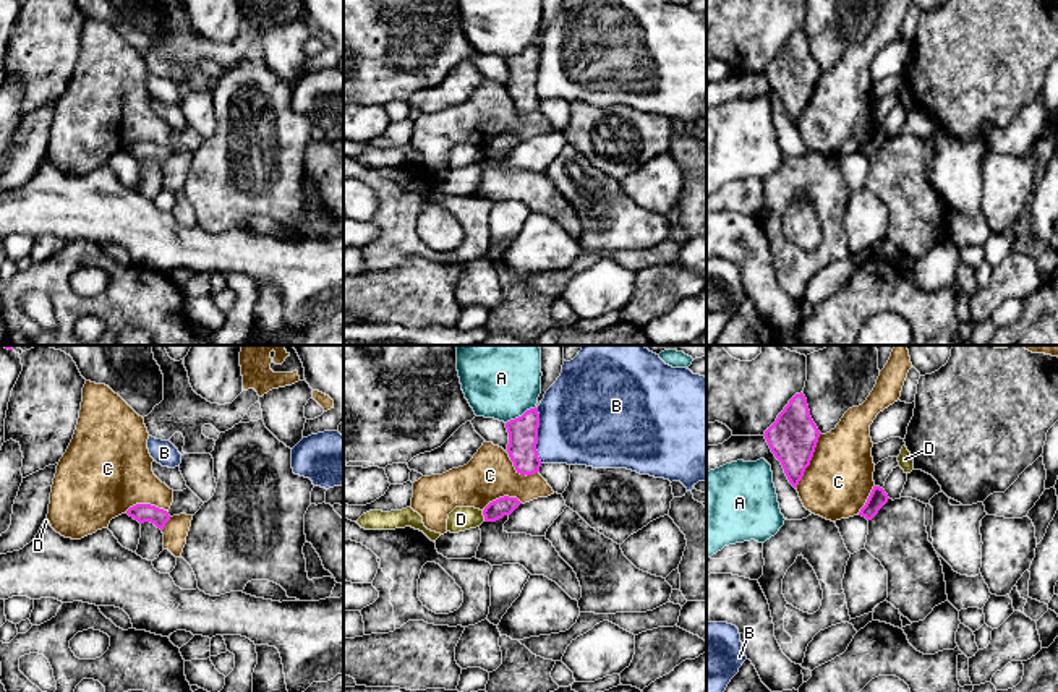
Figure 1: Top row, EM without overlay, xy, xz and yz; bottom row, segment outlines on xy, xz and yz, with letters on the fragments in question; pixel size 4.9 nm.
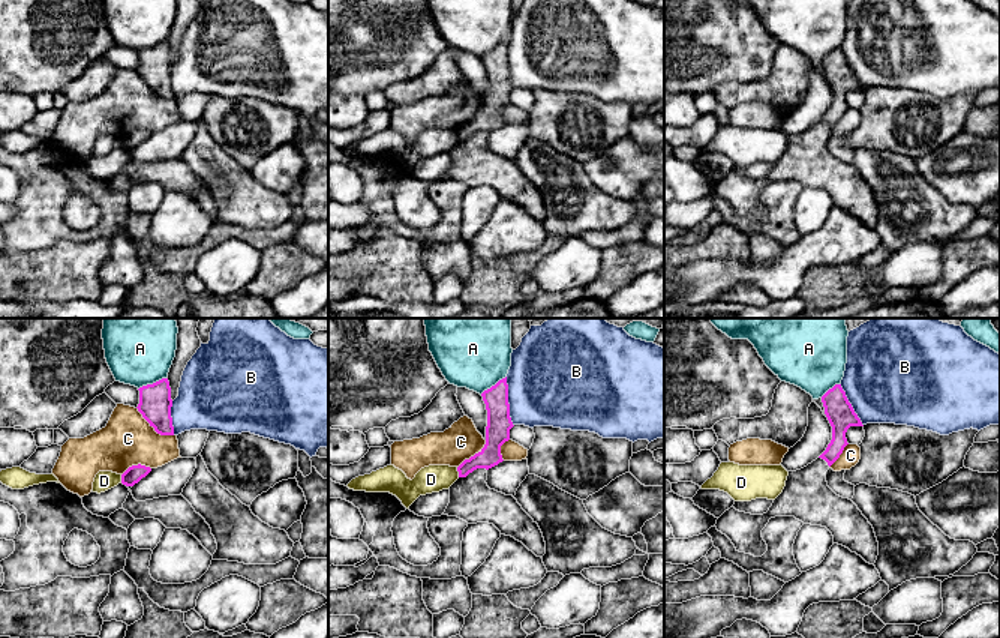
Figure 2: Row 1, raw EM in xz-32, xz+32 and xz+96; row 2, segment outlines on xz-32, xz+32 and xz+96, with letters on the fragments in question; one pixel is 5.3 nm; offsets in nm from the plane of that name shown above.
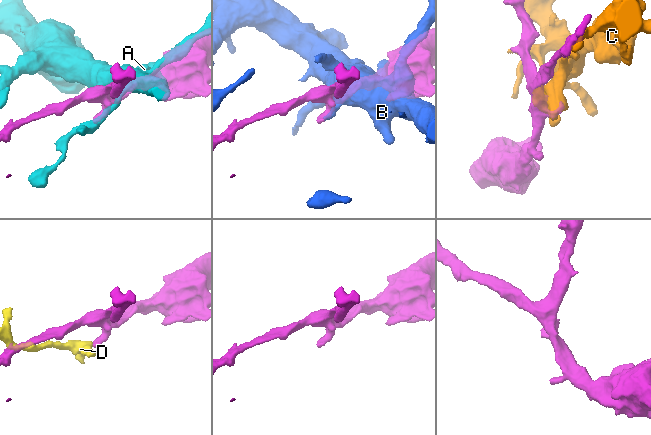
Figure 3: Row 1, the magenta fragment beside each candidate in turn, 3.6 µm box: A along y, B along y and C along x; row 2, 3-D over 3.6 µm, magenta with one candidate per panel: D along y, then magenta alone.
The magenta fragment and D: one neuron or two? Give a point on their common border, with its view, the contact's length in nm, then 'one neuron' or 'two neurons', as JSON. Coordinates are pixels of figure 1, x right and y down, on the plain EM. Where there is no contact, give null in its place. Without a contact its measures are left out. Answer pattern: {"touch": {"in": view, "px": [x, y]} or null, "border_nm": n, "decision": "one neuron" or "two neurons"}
{"touch": {"in": "xz", "px": [483, 151]}, "border_nm": 60, "decision": "two neurons"}

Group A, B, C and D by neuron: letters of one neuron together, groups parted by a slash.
A / B / C / D

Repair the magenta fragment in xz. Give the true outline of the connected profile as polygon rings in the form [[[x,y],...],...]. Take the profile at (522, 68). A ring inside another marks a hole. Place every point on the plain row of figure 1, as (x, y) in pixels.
[[[538,45],[527,47],[522,53],[506,60],[509,70],[507,89],[517,110],[535,112],[540,109],[541,97],[538,94]]]

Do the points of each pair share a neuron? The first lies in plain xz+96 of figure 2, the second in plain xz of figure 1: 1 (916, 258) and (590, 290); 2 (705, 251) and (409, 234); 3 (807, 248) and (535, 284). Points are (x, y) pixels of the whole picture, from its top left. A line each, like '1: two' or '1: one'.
1: one
2: two
3: two

